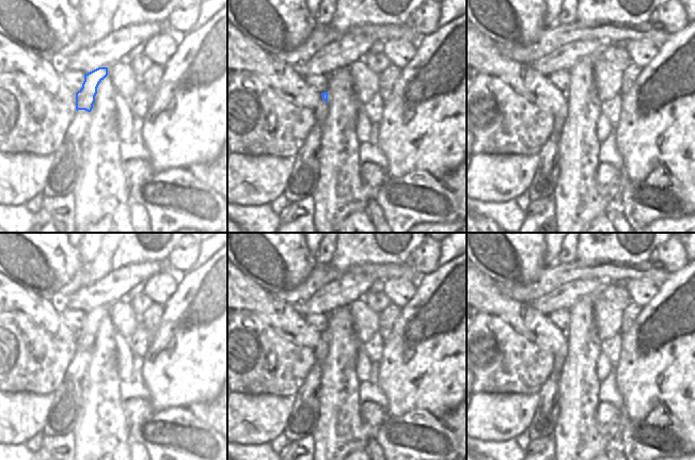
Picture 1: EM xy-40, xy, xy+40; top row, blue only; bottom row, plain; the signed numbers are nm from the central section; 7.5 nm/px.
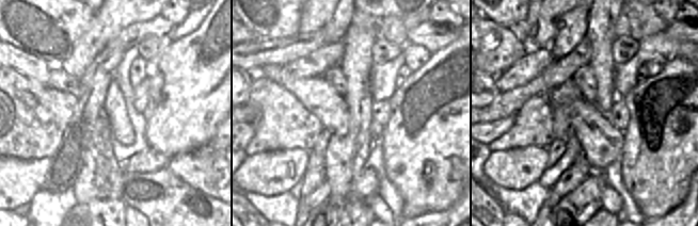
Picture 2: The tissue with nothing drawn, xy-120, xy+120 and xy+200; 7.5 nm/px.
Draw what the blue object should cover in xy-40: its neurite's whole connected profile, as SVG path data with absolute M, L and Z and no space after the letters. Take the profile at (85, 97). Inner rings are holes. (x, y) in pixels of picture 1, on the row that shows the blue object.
M98 67L88 74L84 74L82 88L76 93L76 110L85 110L91 112L95 102L97 88L99 83L108 76L108 67Z

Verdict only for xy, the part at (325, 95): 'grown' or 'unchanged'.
grown

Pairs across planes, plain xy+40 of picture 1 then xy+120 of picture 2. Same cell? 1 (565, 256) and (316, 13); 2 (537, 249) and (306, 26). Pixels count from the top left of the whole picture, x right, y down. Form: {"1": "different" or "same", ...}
{"1": "different", "2": "different"}

